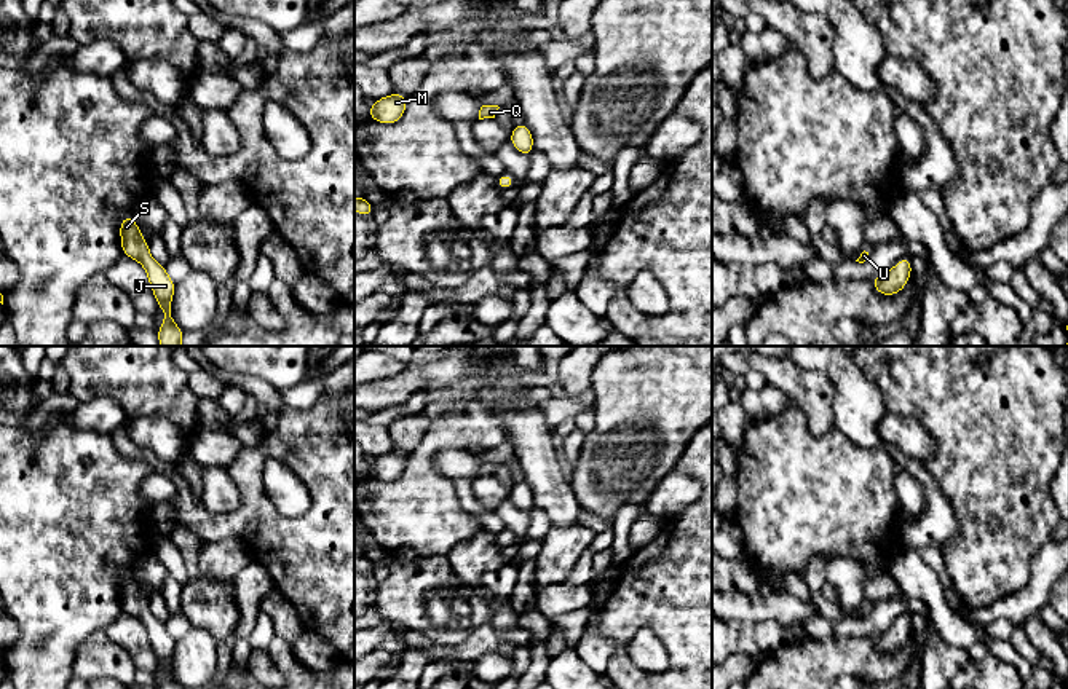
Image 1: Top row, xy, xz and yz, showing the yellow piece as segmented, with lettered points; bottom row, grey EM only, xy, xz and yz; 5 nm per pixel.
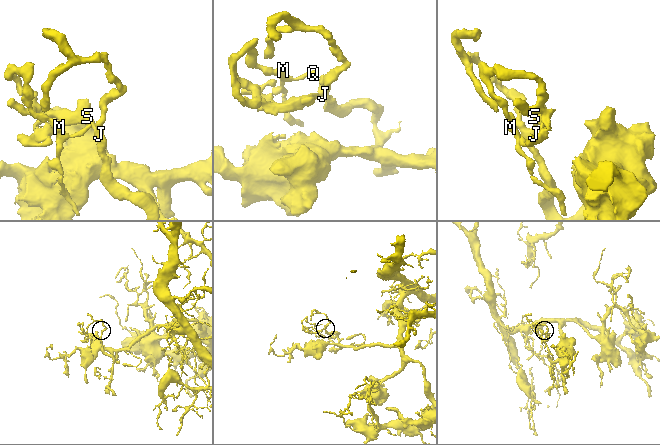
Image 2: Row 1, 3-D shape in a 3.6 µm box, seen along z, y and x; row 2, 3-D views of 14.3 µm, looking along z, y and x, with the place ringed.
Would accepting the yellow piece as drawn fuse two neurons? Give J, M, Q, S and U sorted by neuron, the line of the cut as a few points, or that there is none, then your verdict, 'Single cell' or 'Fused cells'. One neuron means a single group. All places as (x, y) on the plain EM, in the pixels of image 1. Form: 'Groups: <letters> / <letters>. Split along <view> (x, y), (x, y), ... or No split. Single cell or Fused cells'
Groups: J M Q S U. No split. Single cell

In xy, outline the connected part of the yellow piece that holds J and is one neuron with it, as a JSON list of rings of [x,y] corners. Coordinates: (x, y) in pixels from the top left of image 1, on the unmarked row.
[[[133,573],[123,574],[120,581],[120,593],[123,612],[137,617],[147,627],[150,644],[164,671],[163,683],[158,689],[182,689],[182,686],[174,681],[171,671],[171,657],[176,641],[168,633],[166,625],[152,616],[148,600],[142,595],[140,585],[136,582]]]

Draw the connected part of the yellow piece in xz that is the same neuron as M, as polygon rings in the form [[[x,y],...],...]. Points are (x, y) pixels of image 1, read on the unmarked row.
[[[393,450],[386,455],[377,456],[372,464],[369,464],[369,475],[383,482],[394,482],[401,477],[405,469],[407,453]]]

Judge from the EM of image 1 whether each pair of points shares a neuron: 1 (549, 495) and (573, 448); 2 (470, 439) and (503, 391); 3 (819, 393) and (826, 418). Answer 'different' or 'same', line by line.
1: different
2: different
3: same

